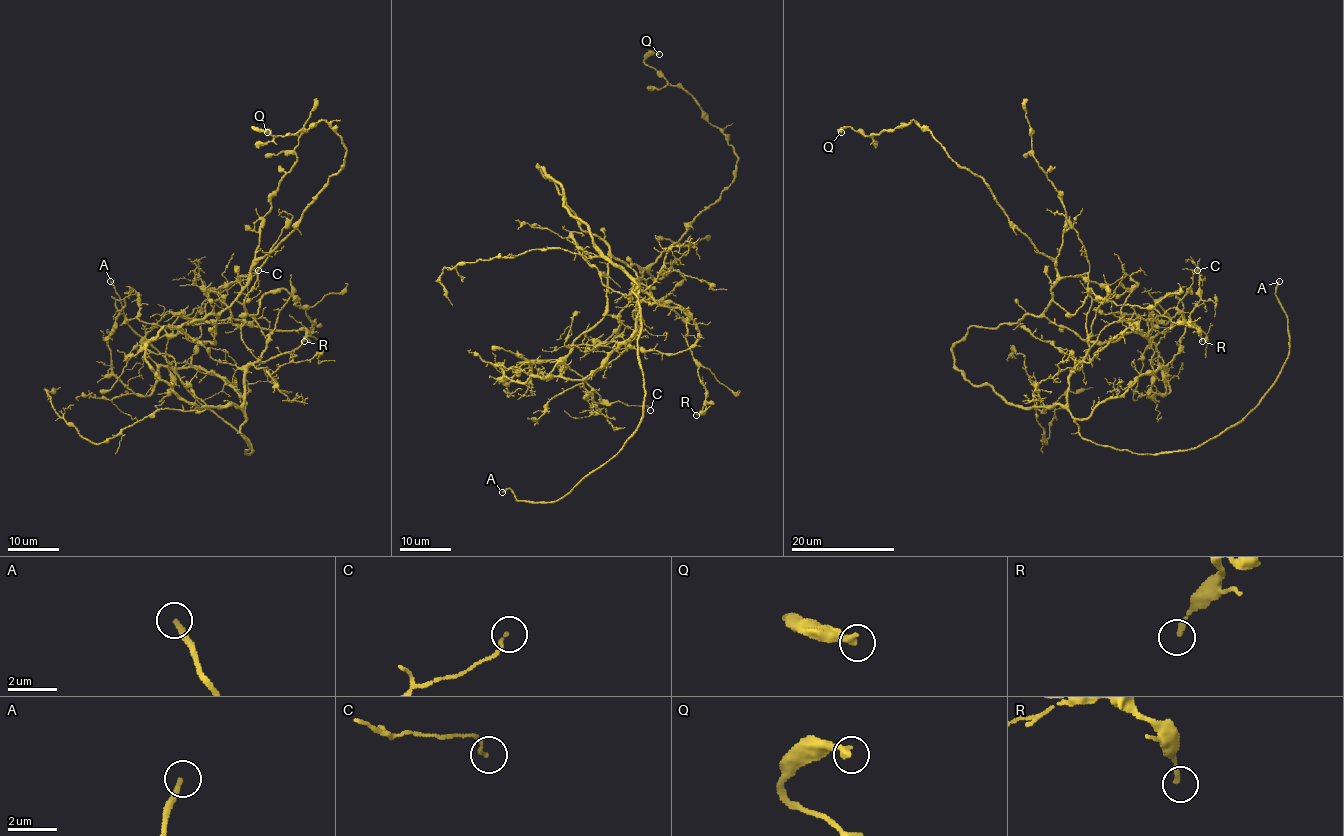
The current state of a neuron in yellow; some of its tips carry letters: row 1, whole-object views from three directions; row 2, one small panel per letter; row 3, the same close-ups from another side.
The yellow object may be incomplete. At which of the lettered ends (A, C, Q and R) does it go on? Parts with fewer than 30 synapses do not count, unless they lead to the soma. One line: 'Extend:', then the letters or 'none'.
Extend: A

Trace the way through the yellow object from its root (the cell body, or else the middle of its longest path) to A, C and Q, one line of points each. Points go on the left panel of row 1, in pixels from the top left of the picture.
A: (265, 344), (245, 376), (246, 454), (251, 444), (202, 405), (127, 323), (110, 281)
C: (265, 344), (245, 309), (255, 273), (241, 276), (250, 281), (214, 341), (172, 331), (210, 291), (258, 270)
Q: (265, 344), (245, 309), (256, 274), (241, 276), (345, 155), (323, 120), (252, 127), (267, 132)

